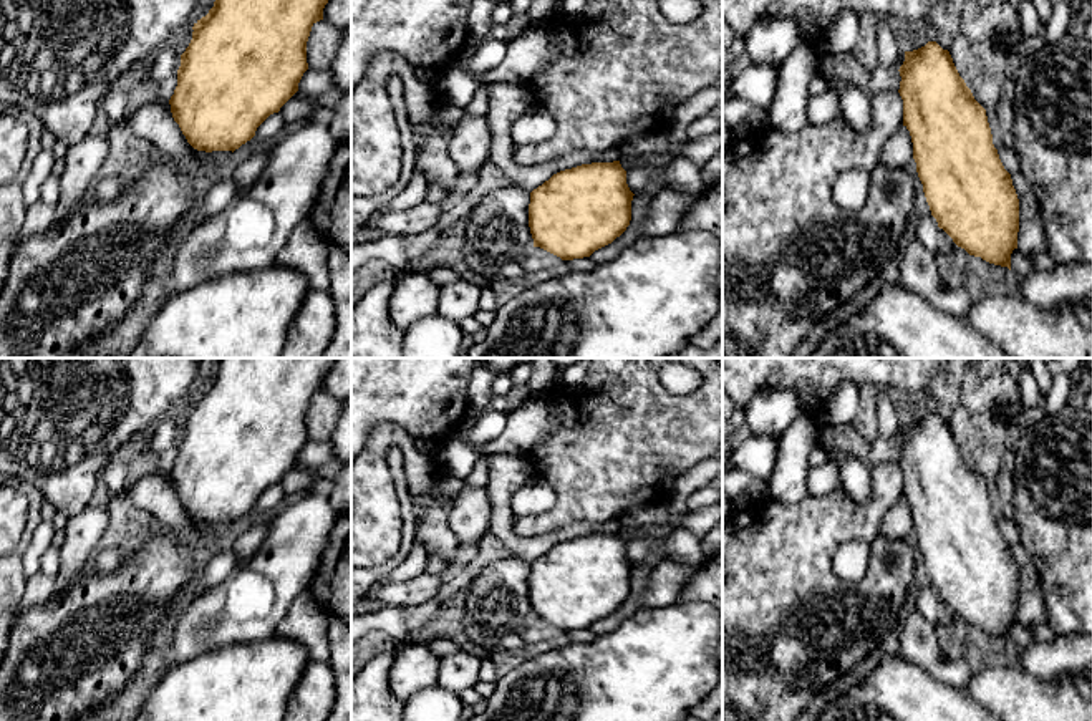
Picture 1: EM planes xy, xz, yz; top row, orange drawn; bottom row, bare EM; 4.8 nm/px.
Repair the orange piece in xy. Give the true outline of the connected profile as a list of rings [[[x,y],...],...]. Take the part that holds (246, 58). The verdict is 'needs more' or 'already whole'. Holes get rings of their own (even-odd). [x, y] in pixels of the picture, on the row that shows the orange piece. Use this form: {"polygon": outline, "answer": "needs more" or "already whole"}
{"polygon": [[[215,0],[214,7],[205,17],[197,20],[192,27],[192,40],[186,51],[181,55],[181,66],[177,70],[177,86],[169,99],[174,121],[179,124],[187,143],[197,151],[235,151],[255,136],[257,128],[298,91],[298,83],[308,70],[307,63],[307,41],[312,27],[323,20],[323,8],[328,0]]], "answer": "already whole"}

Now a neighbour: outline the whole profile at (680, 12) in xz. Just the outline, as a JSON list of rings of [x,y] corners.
[[[660,0],[660,12],[676,25],[686,25],[696,20],[701,13],[698,0]]]

